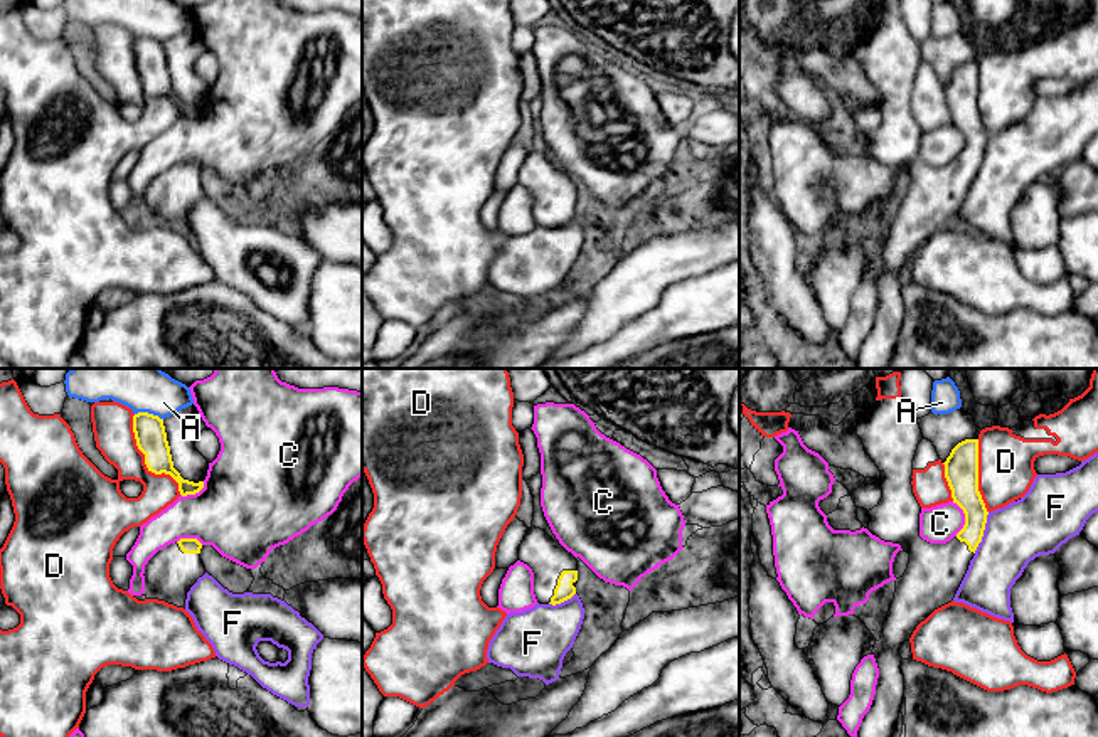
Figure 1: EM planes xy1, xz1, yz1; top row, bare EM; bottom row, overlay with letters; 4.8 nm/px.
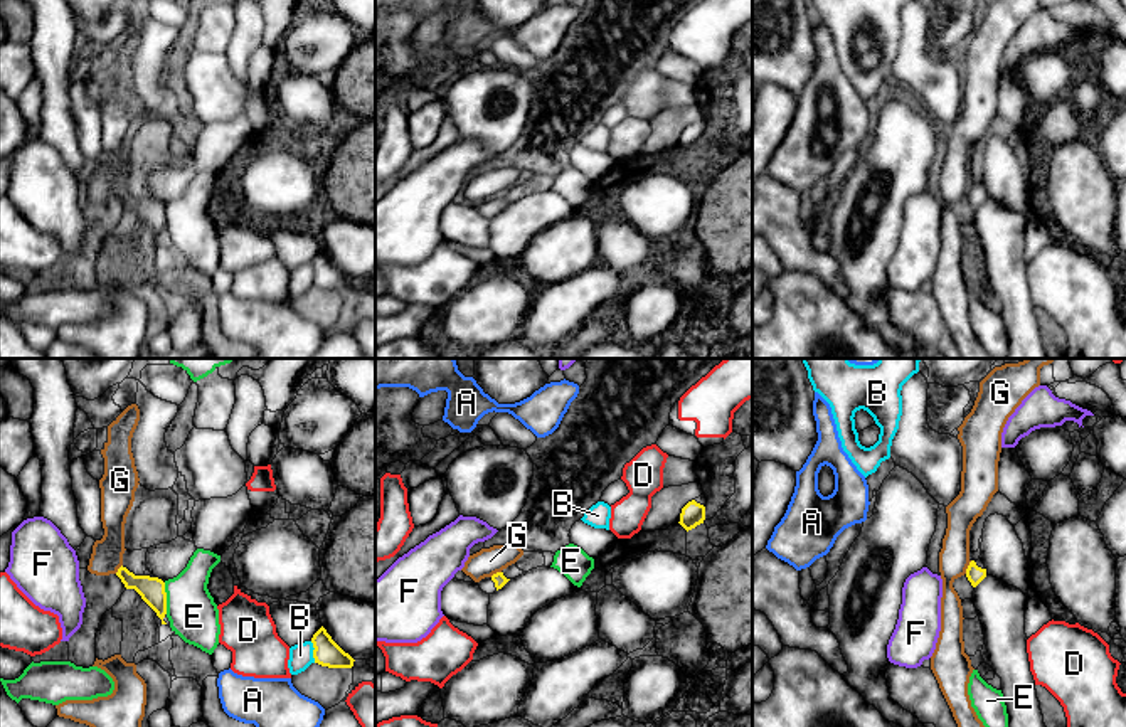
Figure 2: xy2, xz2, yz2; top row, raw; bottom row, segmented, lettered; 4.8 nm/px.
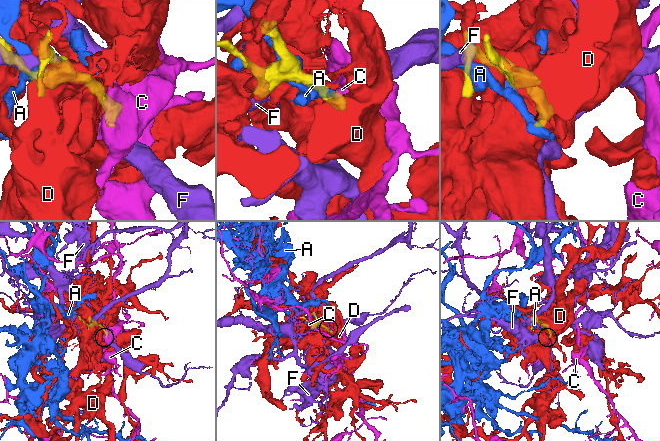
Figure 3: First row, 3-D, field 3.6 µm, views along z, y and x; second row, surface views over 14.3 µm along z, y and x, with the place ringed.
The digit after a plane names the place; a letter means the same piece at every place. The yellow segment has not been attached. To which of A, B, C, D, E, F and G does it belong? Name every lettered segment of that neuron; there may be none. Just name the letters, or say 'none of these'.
none of these

